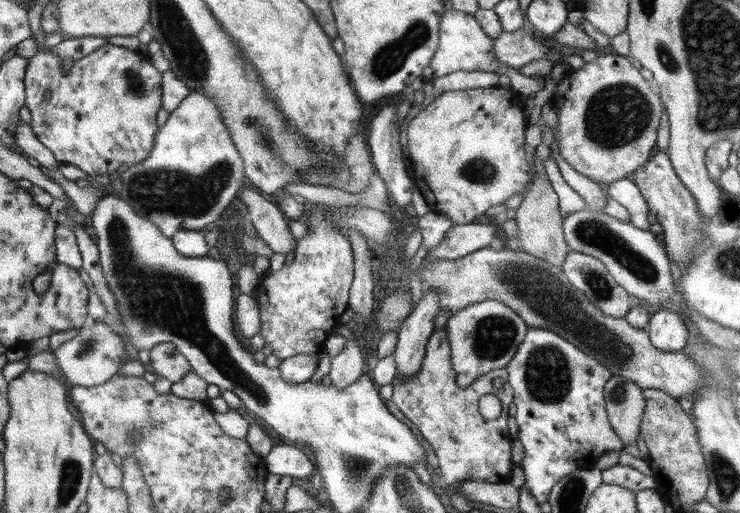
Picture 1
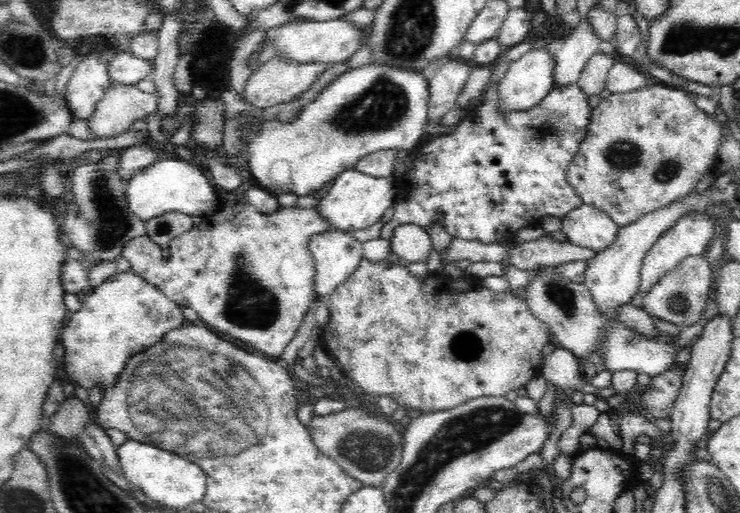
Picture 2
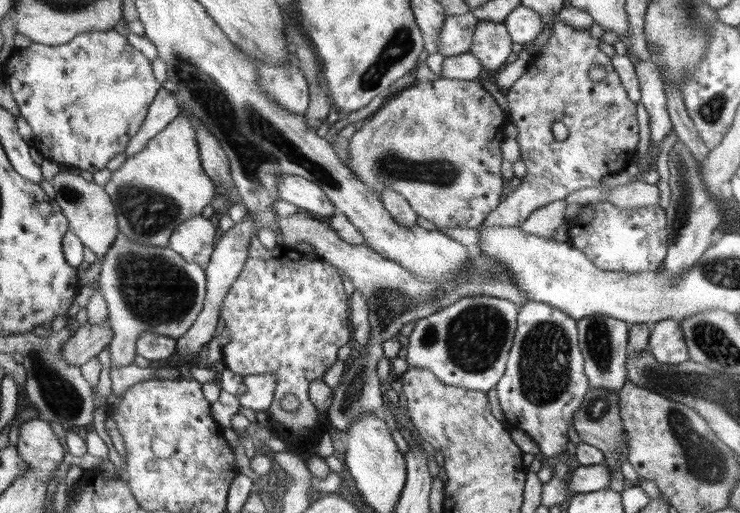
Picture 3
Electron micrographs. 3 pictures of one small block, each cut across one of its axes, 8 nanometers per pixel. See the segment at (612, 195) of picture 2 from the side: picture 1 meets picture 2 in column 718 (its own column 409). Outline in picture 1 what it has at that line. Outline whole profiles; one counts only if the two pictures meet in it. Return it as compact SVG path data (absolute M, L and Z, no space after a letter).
M500 86L450 90L442 93L428 106L422 106L407 127L410 156L406 160L410 161L410 174L430 211L446 215L453 225L470 224L476 222L490 206L504 204L519 192L526 195L533 183L533 174L524 148L529 124L524 108L525 103L514 91Z

